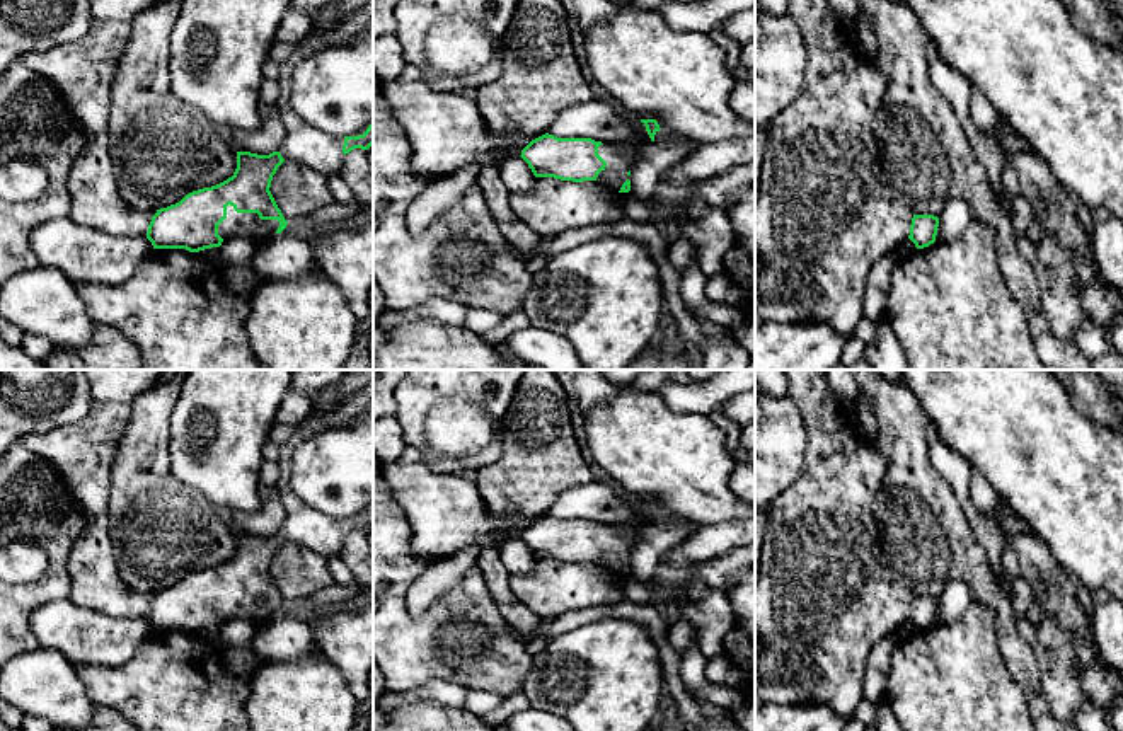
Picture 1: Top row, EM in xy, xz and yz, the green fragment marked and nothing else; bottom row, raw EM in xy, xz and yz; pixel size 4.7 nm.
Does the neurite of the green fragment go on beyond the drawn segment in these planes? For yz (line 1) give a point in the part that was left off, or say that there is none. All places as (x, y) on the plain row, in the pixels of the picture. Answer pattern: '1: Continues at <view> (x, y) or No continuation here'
1: No continuation here

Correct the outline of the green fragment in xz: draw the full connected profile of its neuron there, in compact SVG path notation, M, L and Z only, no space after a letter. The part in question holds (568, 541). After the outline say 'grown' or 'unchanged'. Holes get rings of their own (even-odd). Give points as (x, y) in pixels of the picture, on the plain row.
M641 501L637 508L632 508L625 528L591 520L557 520L545 515L532 521L520 538L528 545L535 559L573 564L598 562L622 576L629 576L631 549L644 530L654 523L659 511L656 501Z; grown

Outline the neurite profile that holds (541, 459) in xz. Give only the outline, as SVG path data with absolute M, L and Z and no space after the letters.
M525 370L501 423L501 453L494 463L481 467L475 479L479 496L491 516L513 516L515 521L530 525L549 513L561 492L595 481L574 436L566 390L550 370Z

